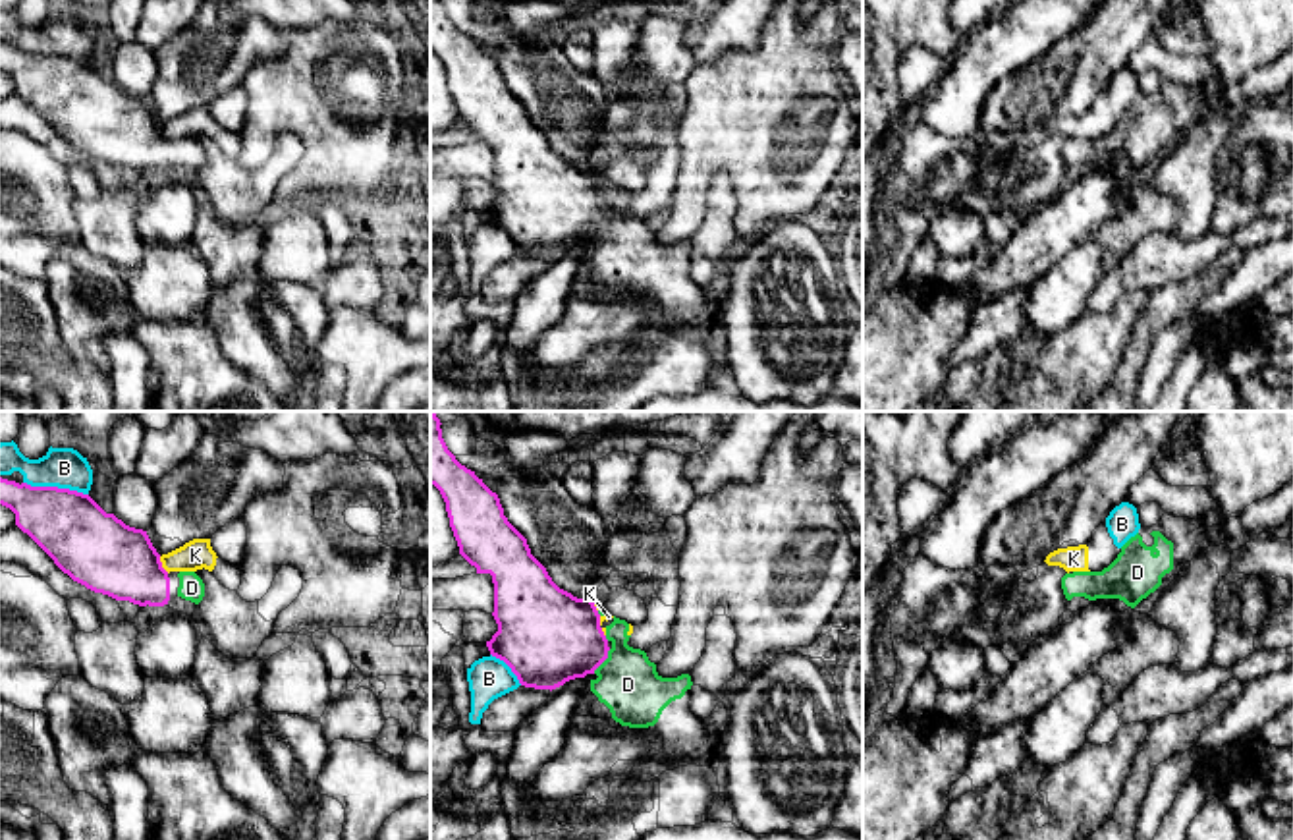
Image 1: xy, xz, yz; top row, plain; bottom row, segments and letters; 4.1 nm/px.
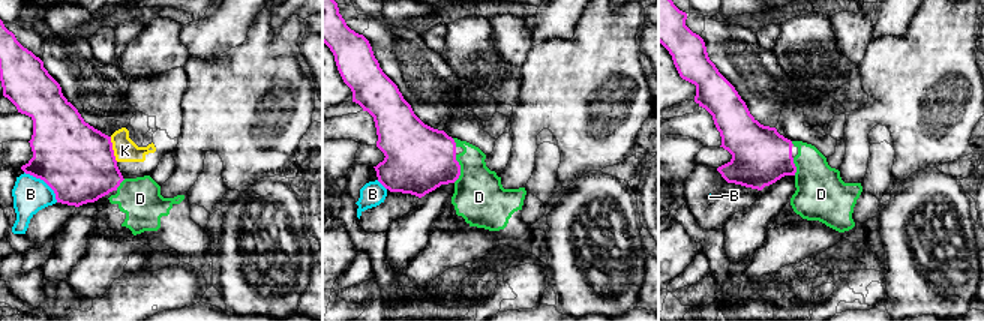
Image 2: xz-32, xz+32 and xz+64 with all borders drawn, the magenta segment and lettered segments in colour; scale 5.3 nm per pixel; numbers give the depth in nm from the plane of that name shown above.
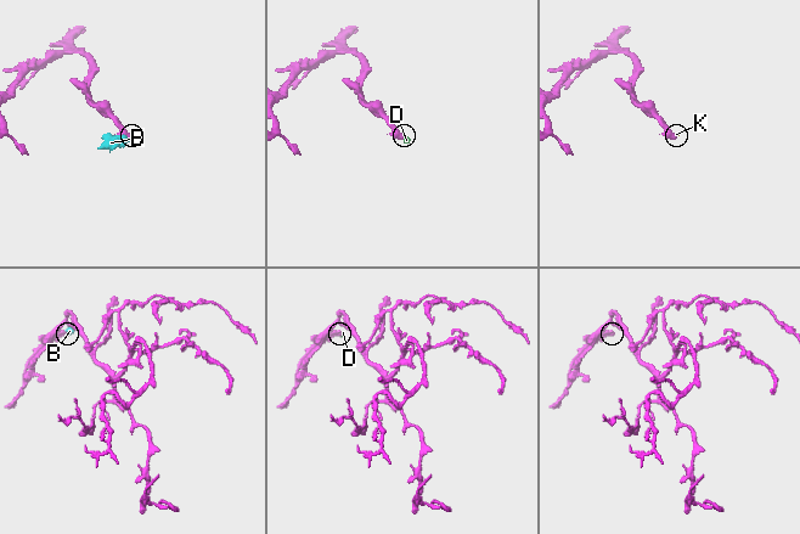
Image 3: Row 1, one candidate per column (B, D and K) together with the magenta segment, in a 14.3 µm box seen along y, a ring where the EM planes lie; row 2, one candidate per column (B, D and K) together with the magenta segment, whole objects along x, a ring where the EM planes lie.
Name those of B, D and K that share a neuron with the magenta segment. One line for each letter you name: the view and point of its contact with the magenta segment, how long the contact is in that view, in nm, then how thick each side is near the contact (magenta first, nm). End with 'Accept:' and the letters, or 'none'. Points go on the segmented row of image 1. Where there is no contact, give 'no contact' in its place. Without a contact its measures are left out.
D: xz (605, 659) | 130 nm | 400/260 nm
Accept: D

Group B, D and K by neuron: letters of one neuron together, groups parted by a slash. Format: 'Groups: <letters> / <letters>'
Groups: B K / D

